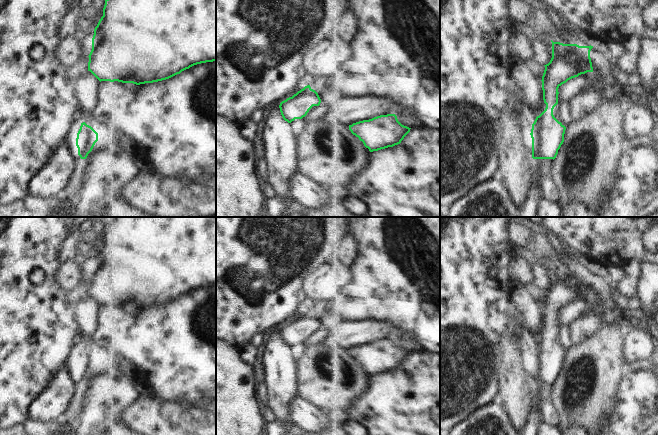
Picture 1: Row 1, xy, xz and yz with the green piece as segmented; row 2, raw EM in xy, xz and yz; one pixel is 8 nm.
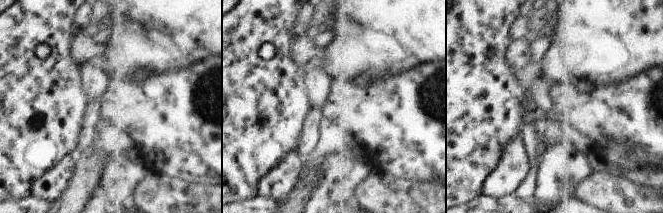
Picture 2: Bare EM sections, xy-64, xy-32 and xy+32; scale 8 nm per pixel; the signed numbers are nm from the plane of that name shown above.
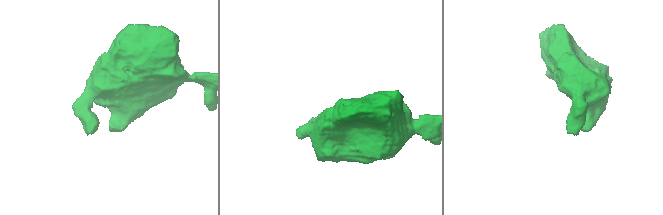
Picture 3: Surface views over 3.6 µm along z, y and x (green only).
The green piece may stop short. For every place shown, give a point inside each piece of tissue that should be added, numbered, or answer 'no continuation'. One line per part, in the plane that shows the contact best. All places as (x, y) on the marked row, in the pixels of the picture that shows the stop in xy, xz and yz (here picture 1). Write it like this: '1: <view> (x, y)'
1: xy (110, 166)

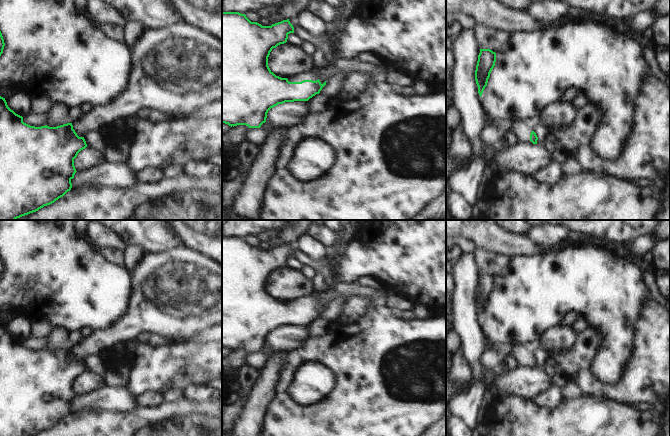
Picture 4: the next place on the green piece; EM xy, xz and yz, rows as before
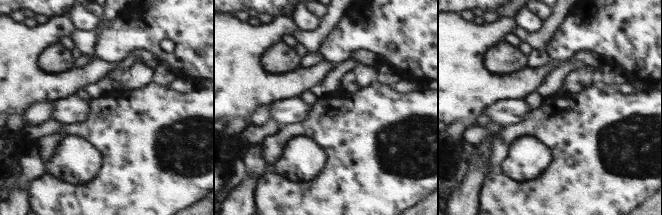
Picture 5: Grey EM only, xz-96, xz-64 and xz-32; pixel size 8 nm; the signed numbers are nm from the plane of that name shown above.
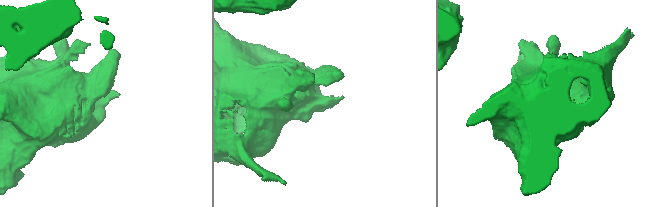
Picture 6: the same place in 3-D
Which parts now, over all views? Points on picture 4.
1: xz (311, 75)

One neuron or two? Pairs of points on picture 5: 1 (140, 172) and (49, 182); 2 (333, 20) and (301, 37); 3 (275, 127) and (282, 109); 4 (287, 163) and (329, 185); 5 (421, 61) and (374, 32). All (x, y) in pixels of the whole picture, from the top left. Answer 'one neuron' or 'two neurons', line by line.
1: one neuron
2: one neuron
3: two neurons
4: two neurons
5: one neuron

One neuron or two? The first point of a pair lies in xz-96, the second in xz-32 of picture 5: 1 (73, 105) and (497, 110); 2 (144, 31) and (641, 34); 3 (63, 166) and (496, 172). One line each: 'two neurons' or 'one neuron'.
1: one neuron
2: one neuron
3: two neurons

